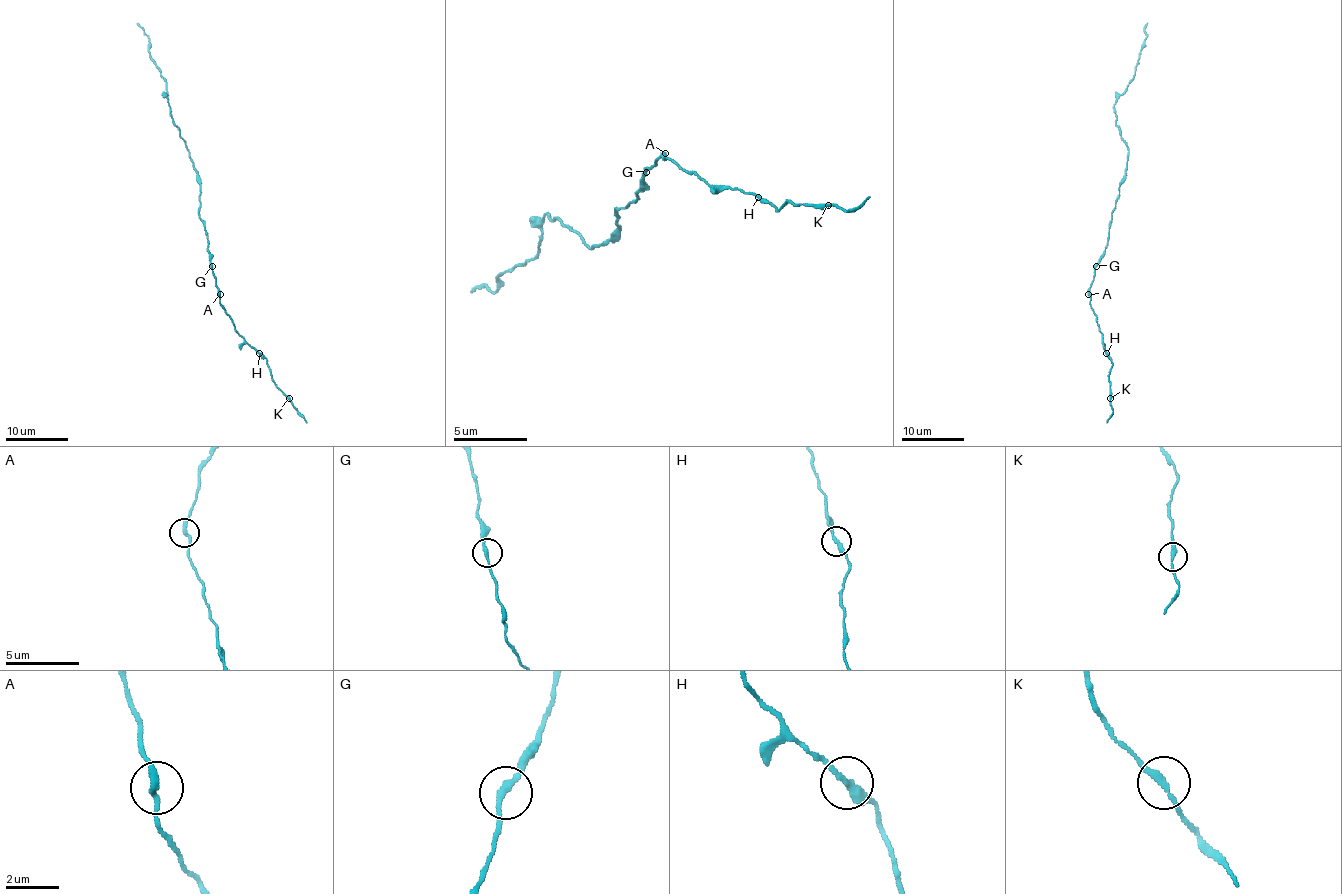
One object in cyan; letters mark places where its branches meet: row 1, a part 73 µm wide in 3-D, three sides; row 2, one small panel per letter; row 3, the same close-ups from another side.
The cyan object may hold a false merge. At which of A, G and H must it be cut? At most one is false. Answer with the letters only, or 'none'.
none

